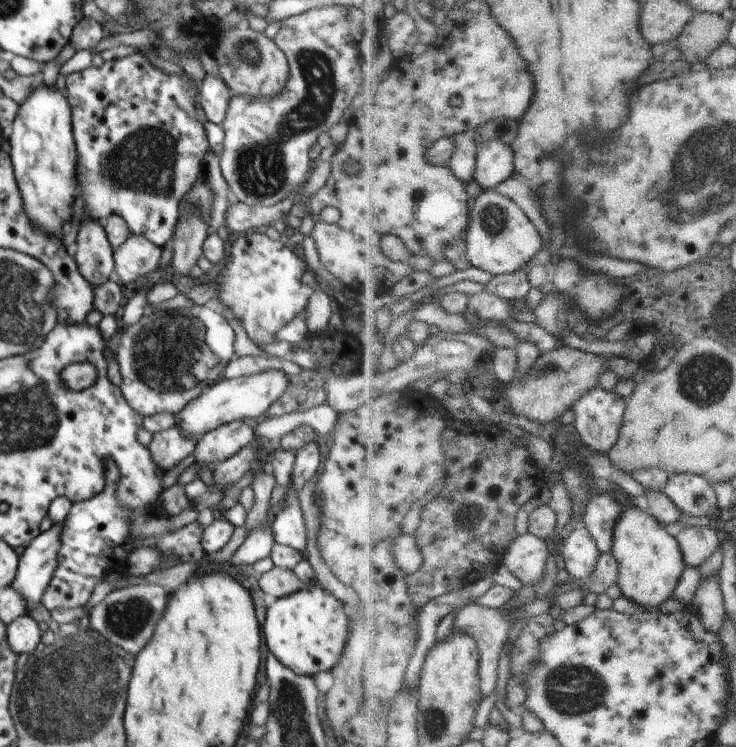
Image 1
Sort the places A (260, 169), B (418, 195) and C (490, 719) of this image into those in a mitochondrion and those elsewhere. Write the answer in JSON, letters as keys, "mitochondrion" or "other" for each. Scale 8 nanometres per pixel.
{"A":"mitochondrion","B":"mitochondrion","C":"other"}

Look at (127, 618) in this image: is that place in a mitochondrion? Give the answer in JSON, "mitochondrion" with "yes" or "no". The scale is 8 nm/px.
{"mitochondrion":"yes"}

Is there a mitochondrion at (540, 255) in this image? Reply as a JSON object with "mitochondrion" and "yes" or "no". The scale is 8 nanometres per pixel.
{"mitochondrion":"no"}

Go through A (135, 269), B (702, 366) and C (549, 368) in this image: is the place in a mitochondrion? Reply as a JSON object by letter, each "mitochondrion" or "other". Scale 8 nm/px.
{"A":"other","B":"mitochondrion","C":"mitochondrion"}

